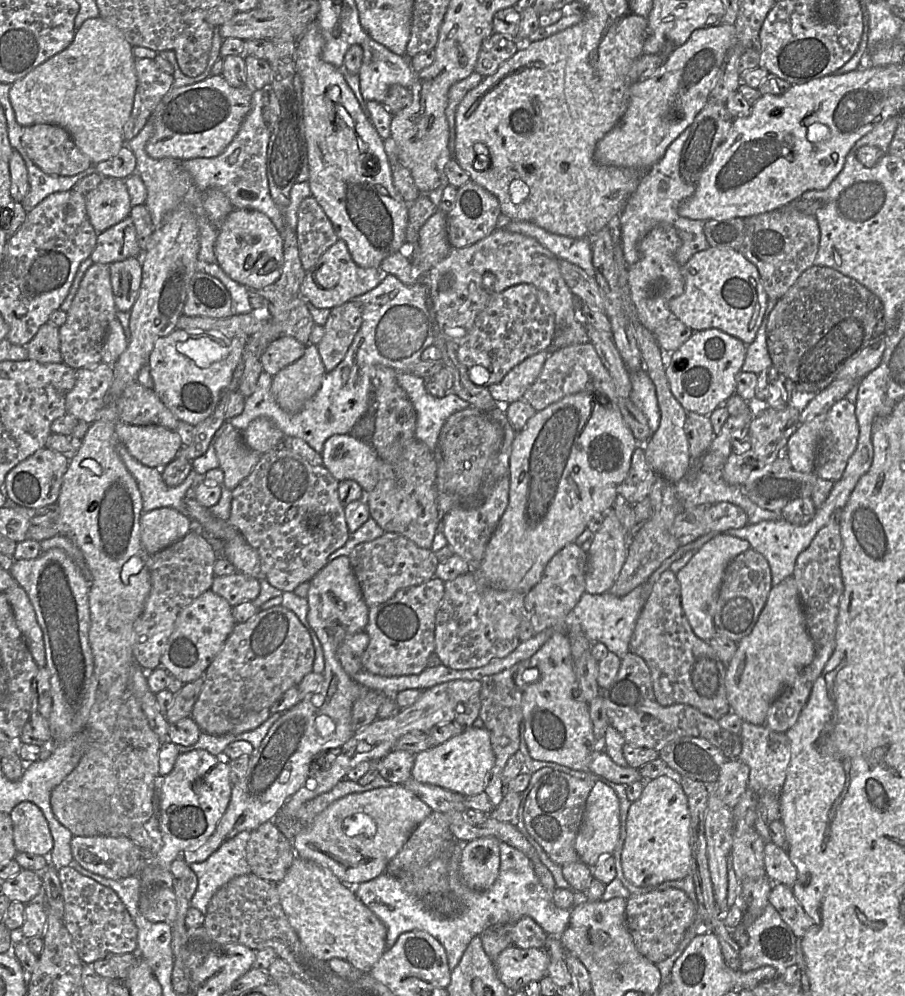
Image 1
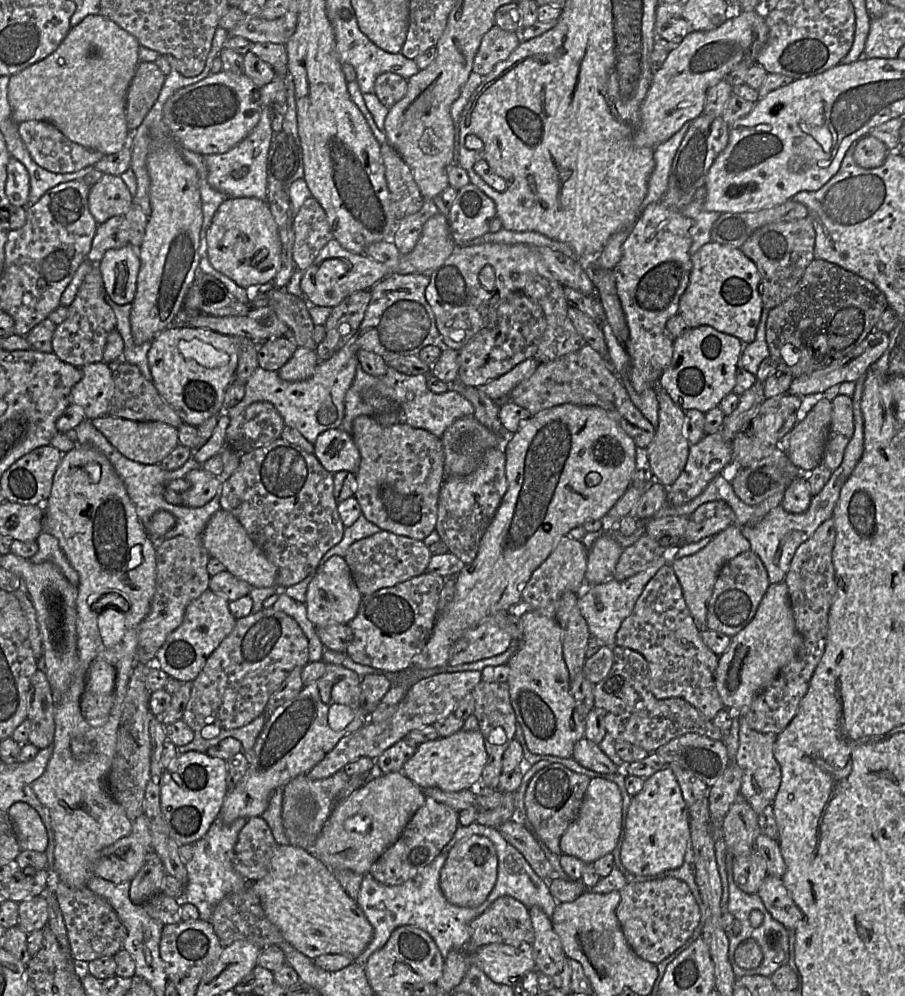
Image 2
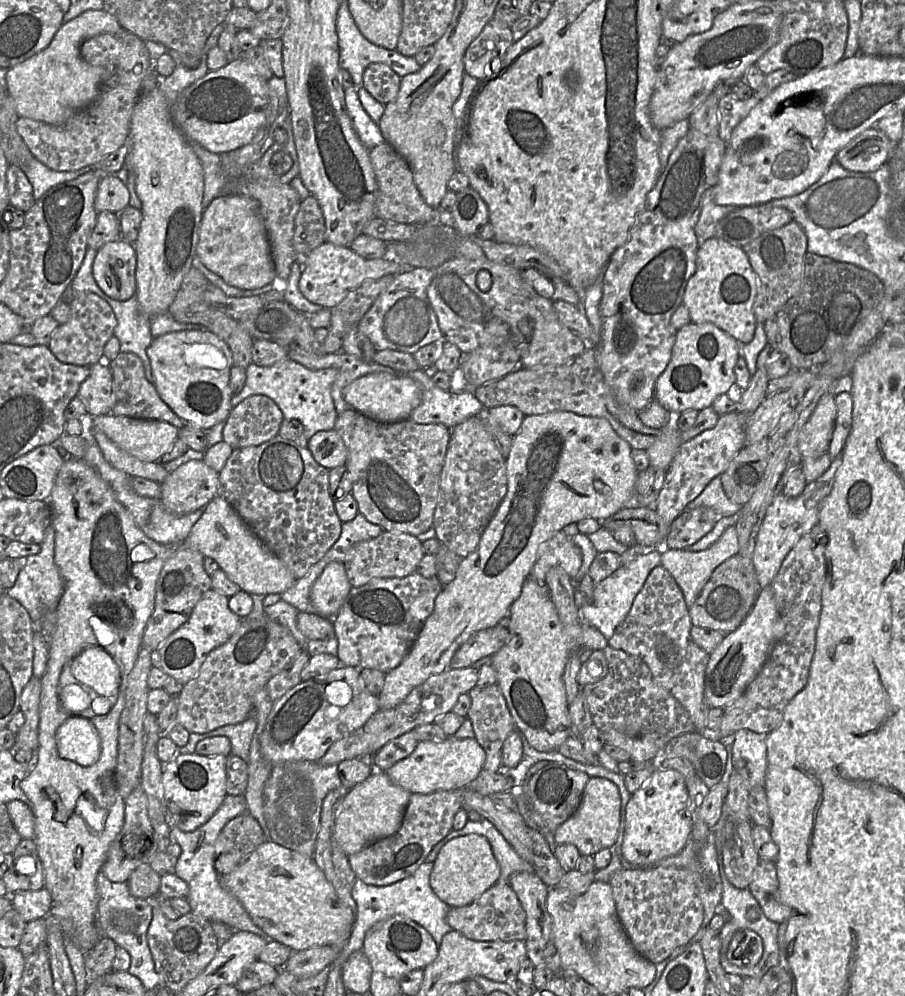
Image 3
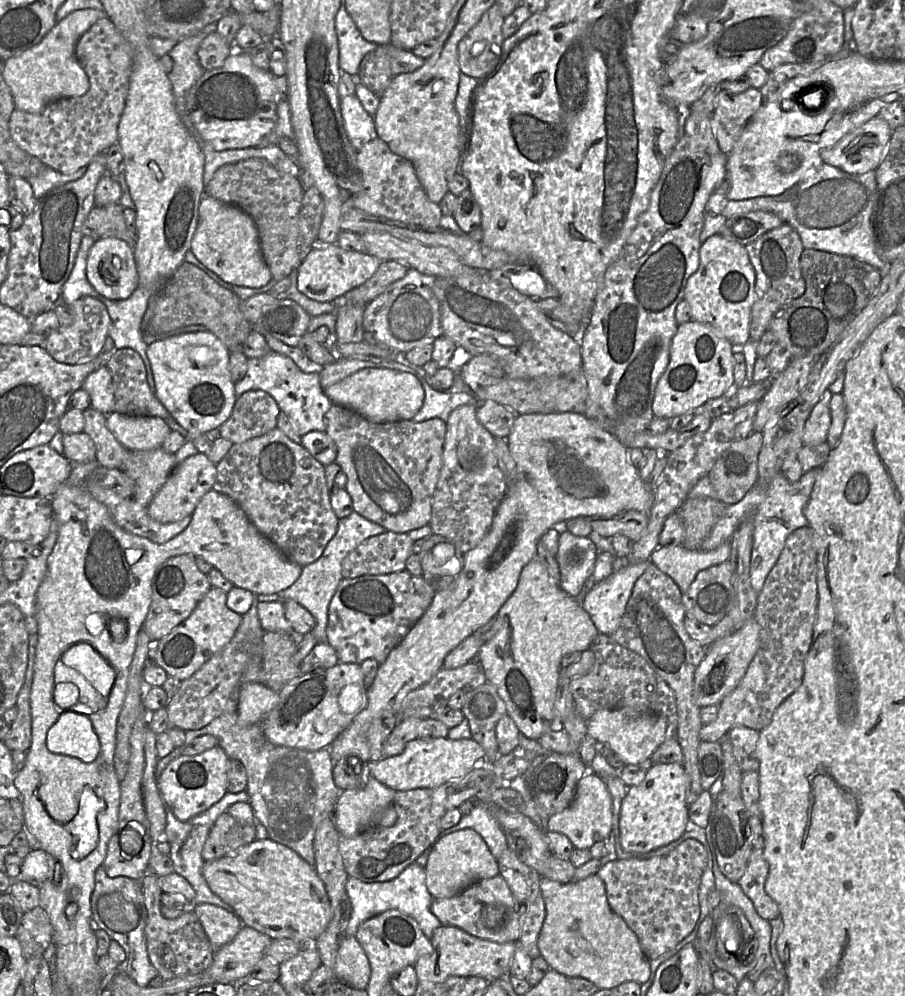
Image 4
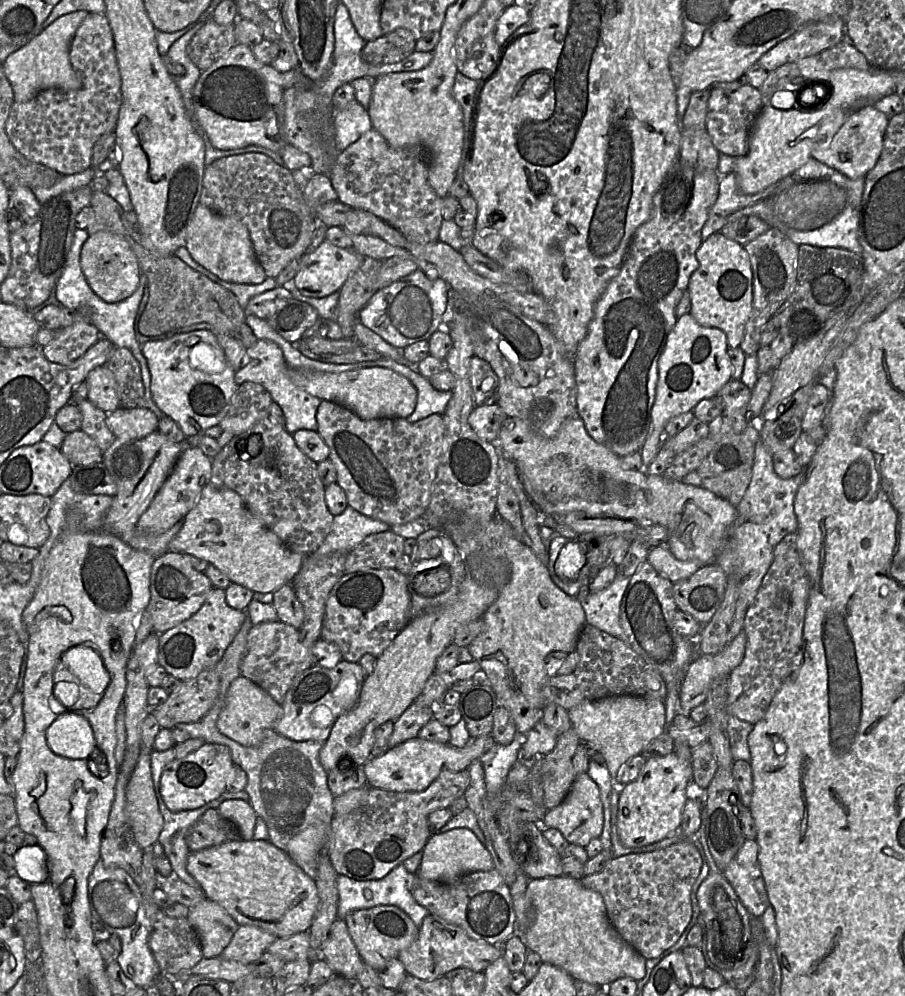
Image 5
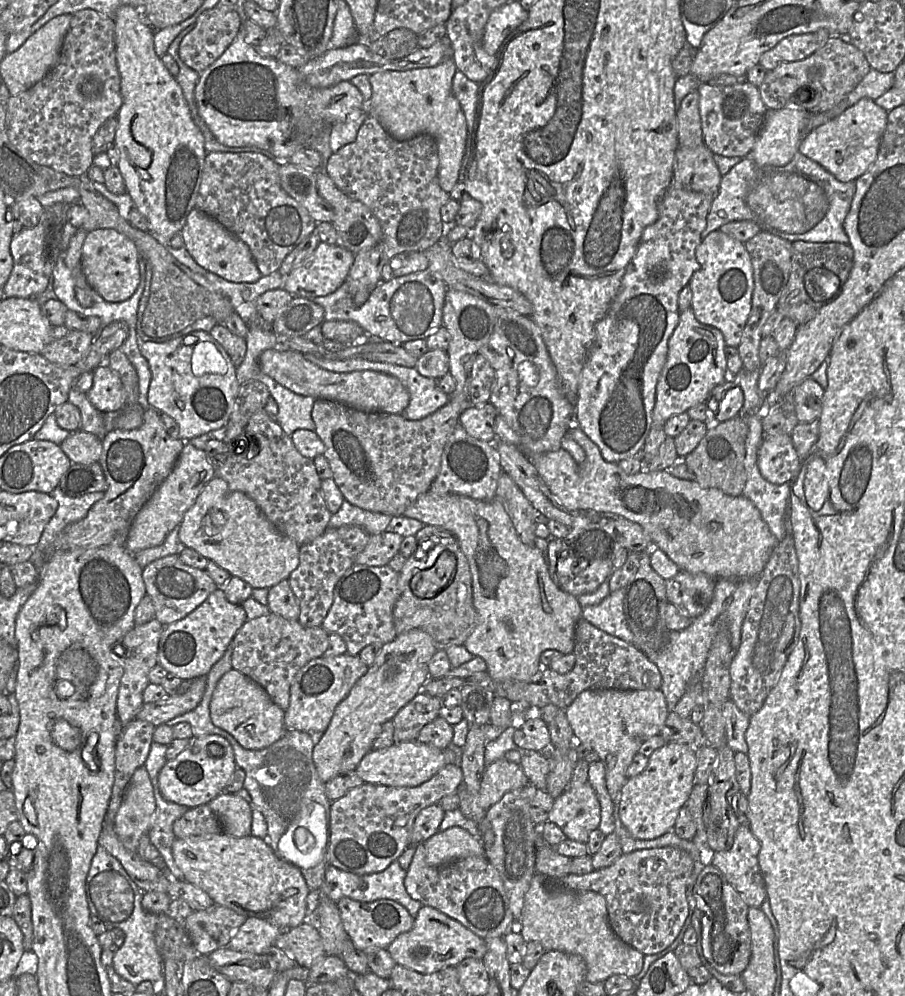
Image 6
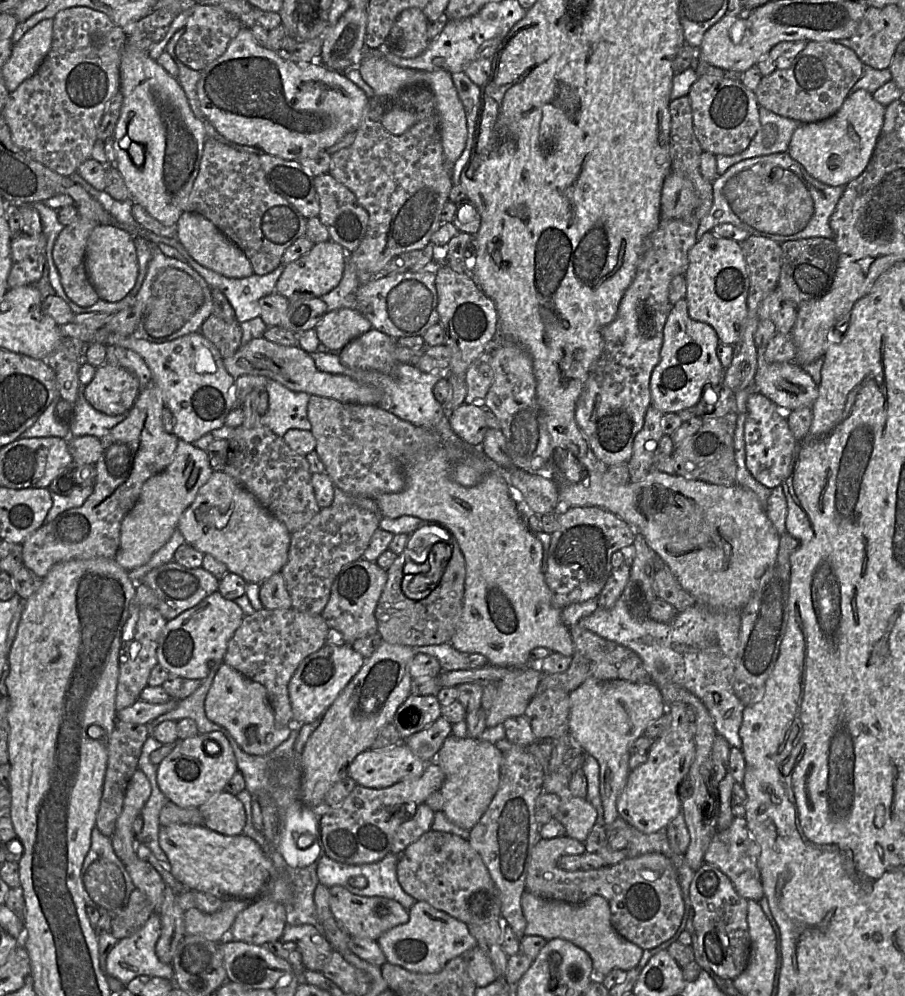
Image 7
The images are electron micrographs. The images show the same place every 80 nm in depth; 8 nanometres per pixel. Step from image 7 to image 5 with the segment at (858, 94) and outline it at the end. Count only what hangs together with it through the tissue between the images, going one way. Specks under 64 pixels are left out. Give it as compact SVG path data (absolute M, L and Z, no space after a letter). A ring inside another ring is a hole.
M874 105L853 112L829 140L812 150L811 157L851 179L865 177L876 165L882 149L889 118Z

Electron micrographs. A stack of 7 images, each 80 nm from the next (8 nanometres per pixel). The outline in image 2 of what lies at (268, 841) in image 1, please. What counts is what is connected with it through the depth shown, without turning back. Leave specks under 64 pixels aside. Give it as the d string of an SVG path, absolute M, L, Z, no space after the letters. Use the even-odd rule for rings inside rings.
M251 817L239 832L234 848L234 868L247 880L265 877L278 847L273 833L262 817Z

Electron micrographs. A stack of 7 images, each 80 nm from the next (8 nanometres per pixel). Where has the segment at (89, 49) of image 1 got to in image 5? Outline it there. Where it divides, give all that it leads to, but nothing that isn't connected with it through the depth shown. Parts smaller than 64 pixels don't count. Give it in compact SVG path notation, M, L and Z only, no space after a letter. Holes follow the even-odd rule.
M80 10L60 16L27 44L11 53L3 65L9 80L14 101L27 102L40 91L49 88L77 90L82 86L81 76L74 70L69 59L72 39L89 12Z

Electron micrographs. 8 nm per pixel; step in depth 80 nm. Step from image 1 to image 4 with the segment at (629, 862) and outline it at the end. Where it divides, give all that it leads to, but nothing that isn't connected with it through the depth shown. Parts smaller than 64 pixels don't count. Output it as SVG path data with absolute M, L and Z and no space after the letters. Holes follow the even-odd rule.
M654 763L640 784L628 787L622 801L619 830L623 849L635 853L649 852L679 839L688 826L683 766L678 763Z

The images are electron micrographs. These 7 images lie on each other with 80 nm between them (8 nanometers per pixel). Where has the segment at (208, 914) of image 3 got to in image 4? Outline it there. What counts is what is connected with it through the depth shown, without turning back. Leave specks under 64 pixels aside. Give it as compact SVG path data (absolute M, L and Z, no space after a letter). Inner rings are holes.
M242 791L240 793L227 792L220 801L215 803L208 810L188 821L183 822L174 816L168 805L163 800L166 814L166 829L164 831L164 839L170 844L171 851L169 857L173 861L175 872L178 875L183 876L192 885L196 892L192 905L208 903L231 910L225 902L223 902L215 893L212 892L203 876L202 869L205 860L203 859L202 851L208 834L217 818L222 813L227 812L228 808L237 802L249 802L249 795L246 791Z

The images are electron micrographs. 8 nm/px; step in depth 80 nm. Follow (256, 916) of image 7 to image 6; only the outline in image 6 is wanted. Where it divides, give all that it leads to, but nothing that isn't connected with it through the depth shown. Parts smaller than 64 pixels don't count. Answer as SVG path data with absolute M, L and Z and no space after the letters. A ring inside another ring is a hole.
M248 917L230 939L227 947L235 951L263 954L283 932L263 919Z

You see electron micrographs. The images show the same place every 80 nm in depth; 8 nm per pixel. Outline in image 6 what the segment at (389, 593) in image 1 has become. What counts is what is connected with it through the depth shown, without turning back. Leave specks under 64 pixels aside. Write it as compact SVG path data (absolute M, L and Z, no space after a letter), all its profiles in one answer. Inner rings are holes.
M383 531L370 535L362 552L355 558L355 564L386 566L399 553L403 536L395 532Z

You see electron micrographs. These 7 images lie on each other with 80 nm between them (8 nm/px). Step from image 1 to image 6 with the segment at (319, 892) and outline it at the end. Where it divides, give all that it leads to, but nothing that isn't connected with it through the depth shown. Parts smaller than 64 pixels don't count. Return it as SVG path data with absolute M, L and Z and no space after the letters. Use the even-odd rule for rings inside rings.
M225 832L187 839L176 838L172 845L175 863L183 872L184 880L206 892L215 904L225 906L245 917L263 919L283 931L299 926L307 915L309 888L298 867L277 855L266 839L252 834L235 838Z

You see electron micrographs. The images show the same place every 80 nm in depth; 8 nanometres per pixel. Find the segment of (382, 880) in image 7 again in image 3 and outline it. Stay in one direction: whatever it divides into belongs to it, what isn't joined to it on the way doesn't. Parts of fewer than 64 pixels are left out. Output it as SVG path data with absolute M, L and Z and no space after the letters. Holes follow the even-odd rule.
M424 862L411 876L387 886L375 886L360 879L356 880L352 889L352 897L357 906L356 917L339 952L341 968L352 953L363 949L365 936L375 924L395 915L405 916L422 926L431 935L437 948L439 947L443 936L452 930L447 922L451 907L440 900L431 888L430 875L433 865L434 862Z

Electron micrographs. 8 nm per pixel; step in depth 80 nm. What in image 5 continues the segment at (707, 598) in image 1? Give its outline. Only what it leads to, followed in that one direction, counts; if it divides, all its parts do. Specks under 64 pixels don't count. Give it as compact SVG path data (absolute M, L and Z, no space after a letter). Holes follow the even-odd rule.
M657 545L653 547L648 554L647 561L654 567L654 569L661 574L663 577L669 579L671 582L675 583L677 581L687 579L691 575L693 575L697 570L699 570L701 567L705 565L710 565L710 564L704 564L701 561L698 560L691 560L691 561L681 561L675 558L675 556L671 553L667 545Z

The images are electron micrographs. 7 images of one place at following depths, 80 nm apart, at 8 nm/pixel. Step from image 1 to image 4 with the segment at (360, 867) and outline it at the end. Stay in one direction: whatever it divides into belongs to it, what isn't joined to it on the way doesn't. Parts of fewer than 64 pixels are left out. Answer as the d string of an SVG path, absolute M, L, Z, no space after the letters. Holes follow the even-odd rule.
M372 776L363 787L341 792L335 806L340 835L354 837L373 826L393 826L398 818L392 806L395 792Z

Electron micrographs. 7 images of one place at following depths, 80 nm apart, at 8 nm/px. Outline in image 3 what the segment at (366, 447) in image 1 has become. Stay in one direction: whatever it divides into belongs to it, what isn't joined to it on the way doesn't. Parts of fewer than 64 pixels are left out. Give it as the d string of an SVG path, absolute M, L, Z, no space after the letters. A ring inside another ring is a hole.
M335 429L315 433L308 440L307 449L315 461L328 470L346 464L348 451Z

